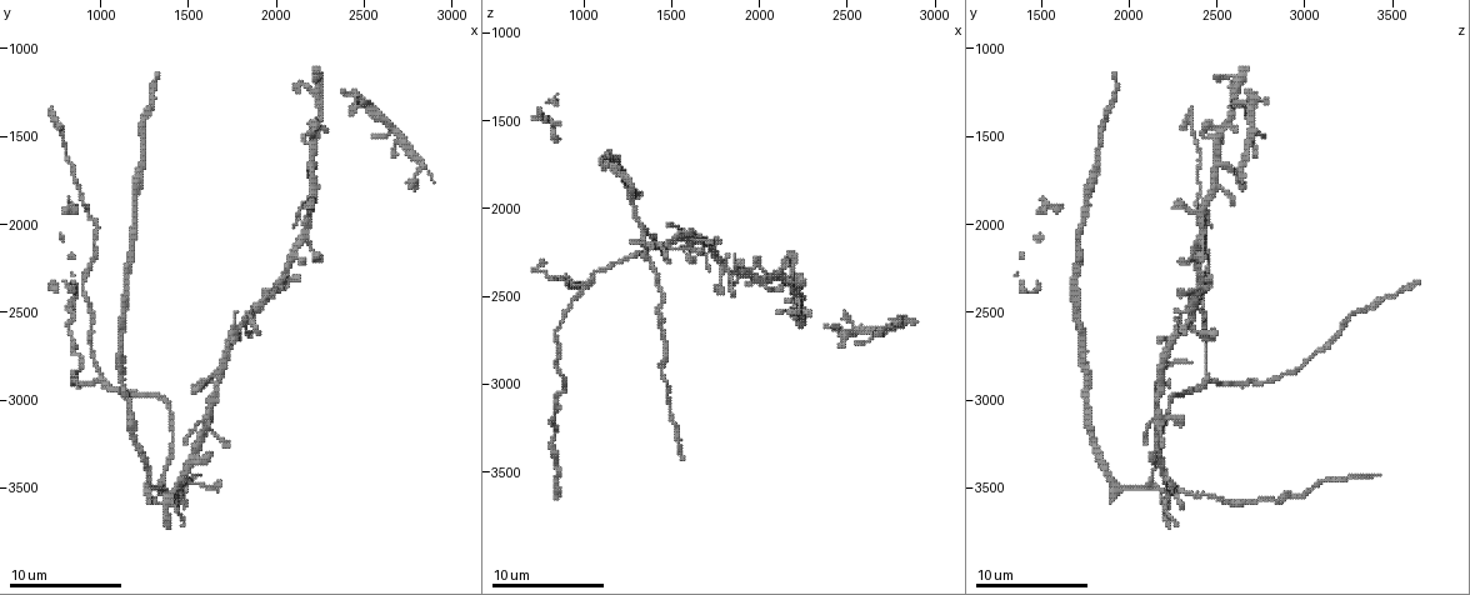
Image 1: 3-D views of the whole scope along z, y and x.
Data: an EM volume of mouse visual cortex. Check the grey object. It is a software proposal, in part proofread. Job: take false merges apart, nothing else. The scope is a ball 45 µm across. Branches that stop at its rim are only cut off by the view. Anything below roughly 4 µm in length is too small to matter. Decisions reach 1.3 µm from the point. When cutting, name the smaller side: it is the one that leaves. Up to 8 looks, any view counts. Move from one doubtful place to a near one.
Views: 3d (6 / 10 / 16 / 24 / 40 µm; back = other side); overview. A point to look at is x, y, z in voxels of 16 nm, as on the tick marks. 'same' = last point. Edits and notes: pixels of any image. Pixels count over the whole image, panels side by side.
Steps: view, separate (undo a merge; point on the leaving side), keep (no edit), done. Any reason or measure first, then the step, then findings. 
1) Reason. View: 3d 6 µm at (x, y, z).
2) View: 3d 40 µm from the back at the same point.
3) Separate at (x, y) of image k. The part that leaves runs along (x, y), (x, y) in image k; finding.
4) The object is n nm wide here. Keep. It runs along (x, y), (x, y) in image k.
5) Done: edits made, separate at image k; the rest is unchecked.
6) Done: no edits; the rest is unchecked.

Looks like a crossing. View: 3d 16 µm at (1460, 3440, 2220).

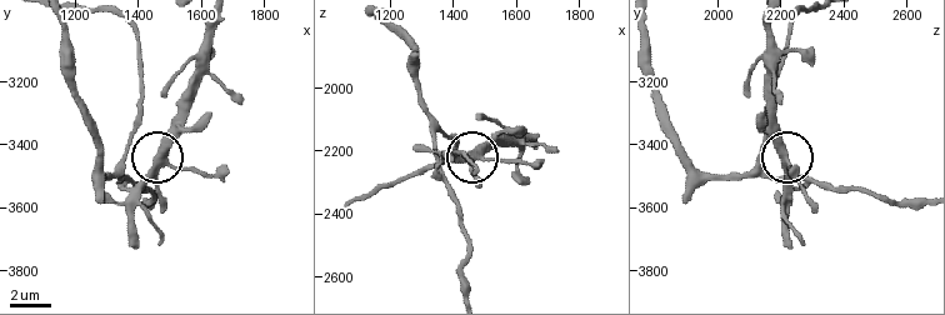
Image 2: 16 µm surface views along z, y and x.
View: 3d 6 µm at (1480, 3460, 2210).

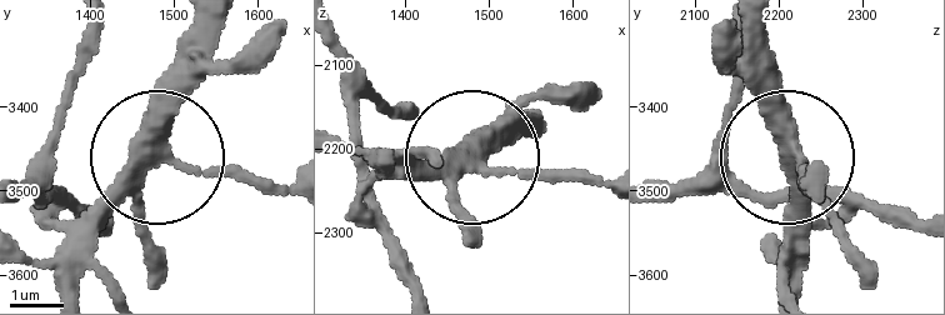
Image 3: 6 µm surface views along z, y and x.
4 arms meet here. Keep. It runs along (225, 23), (163, 153), (288, 184) in image 3; all the same cell.

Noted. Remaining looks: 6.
Looks like a crossing. View: 3d 10 µm at (1820, 2580, 2360).

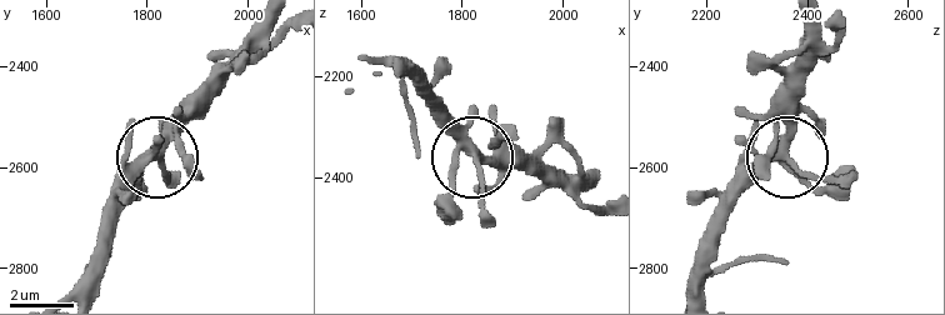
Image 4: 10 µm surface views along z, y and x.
5 arms meet here. Keep. One cell here.

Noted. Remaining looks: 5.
Thick turns thin. View: 3d 10 µm at (820, 2480, 3300).

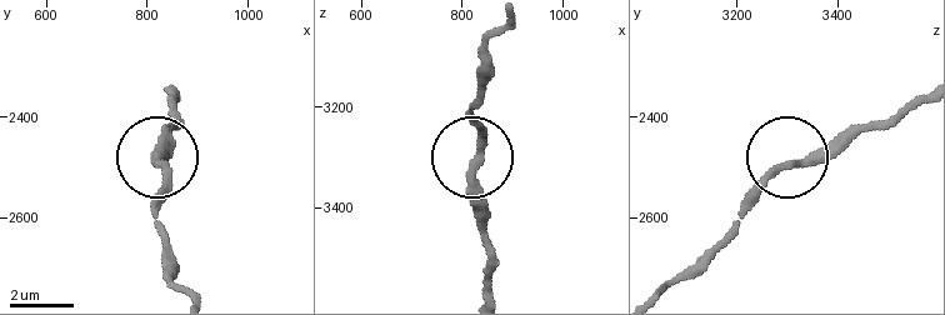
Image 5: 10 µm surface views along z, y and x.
Keep. It runs along (504, 21), (473, 113), (480, 141), (473, 199), (480, 244) in image 5; one cell here.

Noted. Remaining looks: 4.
A narrow waist. View: 3d 10 µm at (860, 2900, 2800).

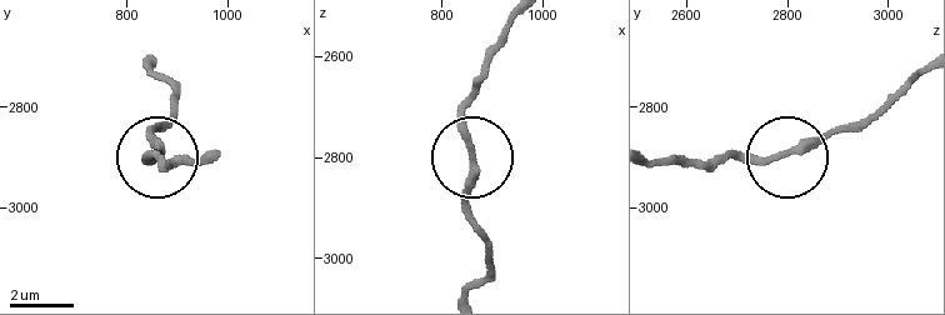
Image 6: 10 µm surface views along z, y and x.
Keep. It runs along (653, 158), (790, 158), (860, 128) in image 6; continuous, no second cell.

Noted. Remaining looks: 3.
Done: no edits; the rest is unchecked.

